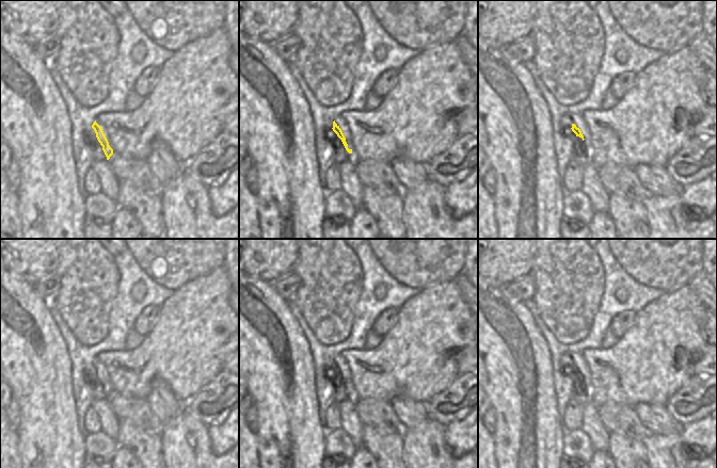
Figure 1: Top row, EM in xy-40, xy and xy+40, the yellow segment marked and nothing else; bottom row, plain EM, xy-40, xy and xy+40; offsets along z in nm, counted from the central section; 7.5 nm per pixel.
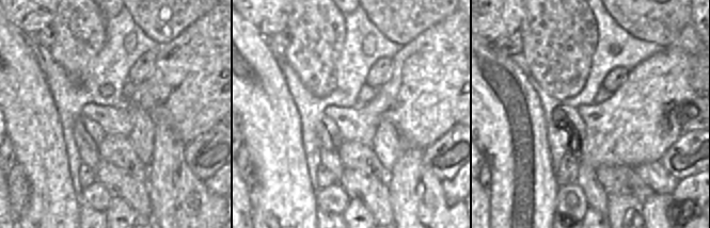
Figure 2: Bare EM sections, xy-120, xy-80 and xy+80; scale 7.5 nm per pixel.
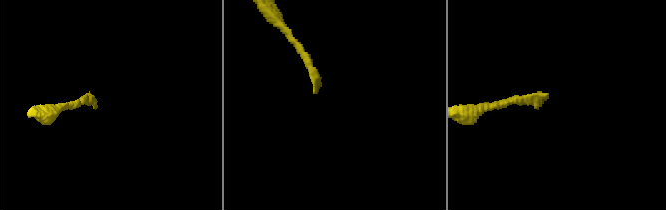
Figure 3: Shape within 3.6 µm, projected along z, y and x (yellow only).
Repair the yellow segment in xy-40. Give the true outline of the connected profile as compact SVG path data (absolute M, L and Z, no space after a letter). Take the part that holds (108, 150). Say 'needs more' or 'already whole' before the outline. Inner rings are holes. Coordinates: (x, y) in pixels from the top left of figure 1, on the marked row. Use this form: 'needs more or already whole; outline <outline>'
needs more; outline M97 119L92 125L89 138L92 144L92 157L94 162L109 160L113 155L111 140L107 129Z

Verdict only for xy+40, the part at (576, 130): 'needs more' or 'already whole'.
needs more

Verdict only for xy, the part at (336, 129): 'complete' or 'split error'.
split error

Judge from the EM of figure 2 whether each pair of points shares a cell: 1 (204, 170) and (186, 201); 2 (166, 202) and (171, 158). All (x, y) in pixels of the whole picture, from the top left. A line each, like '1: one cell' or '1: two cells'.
1: two cells
2: one cell

